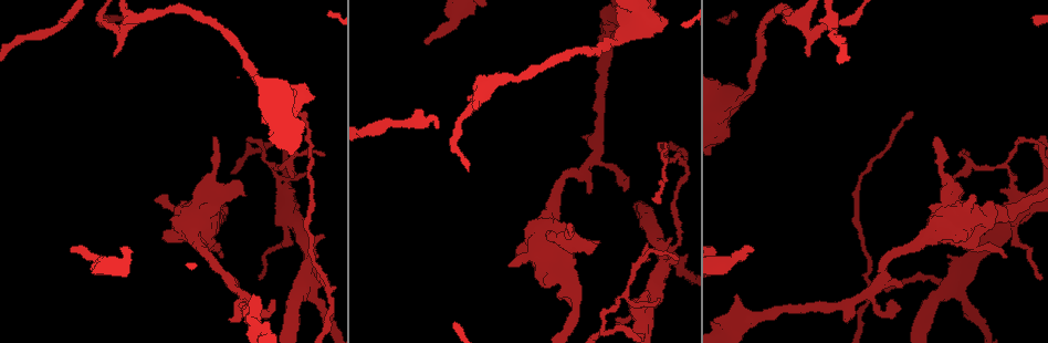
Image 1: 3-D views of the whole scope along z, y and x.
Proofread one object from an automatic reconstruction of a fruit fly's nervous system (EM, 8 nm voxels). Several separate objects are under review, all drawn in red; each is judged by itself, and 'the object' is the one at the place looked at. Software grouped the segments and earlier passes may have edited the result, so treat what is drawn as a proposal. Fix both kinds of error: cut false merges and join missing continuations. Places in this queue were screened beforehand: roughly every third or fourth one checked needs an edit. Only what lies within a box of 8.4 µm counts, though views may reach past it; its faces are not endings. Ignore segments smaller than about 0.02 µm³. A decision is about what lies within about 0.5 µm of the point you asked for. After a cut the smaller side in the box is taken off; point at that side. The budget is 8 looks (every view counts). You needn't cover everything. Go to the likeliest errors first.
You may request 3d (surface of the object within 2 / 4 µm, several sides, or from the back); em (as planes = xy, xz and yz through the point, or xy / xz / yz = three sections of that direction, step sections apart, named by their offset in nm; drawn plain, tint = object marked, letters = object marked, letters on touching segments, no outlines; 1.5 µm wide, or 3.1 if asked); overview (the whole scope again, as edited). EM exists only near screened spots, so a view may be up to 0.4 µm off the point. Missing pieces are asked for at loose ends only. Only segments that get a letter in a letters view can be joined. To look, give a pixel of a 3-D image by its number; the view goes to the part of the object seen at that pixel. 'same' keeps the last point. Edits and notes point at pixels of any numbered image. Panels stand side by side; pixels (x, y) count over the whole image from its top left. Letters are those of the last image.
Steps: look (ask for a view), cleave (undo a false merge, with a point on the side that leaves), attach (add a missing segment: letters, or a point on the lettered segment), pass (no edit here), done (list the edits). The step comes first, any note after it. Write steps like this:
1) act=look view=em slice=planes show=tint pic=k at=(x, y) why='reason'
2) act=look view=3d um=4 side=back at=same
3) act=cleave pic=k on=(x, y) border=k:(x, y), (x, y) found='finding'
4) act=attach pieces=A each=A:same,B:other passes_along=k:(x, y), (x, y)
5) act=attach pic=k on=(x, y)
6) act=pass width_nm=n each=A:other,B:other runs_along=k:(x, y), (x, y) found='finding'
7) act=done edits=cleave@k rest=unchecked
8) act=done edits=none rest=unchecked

act=look view=em slice=xz step=4 show=letters pic=1 at=(72, 250) why='an open end'

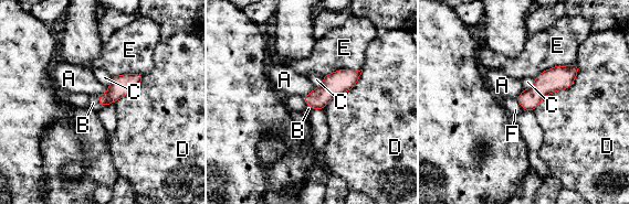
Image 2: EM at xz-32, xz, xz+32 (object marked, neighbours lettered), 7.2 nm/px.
act=look view=em slice=planes show=letters at=same

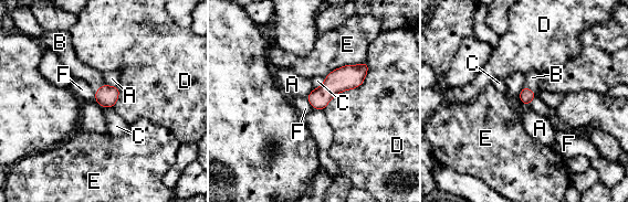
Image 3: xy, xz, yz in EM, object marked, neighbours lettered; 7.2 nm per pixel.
act=attach pieces=B each=A:other,B:same,C:other,D:other,E:other,F:other passes_along=3:(526, 95), (530, 89), (532, 77) found='it goes on there'

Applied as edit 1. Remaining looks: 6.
act=look view=em slice=yz step=8 show=letters pic=1 at=(976, 197)

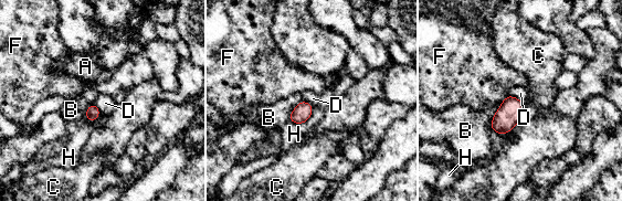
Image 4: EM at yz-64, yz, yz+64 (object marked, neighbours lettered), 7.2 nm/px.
act=pass each=A:other,B:other,C:other,D:other,F:other,H:other found='no lettered segment goes on from it'

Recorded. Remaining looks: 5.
act=done edits=attach@3 rest=unchecked

